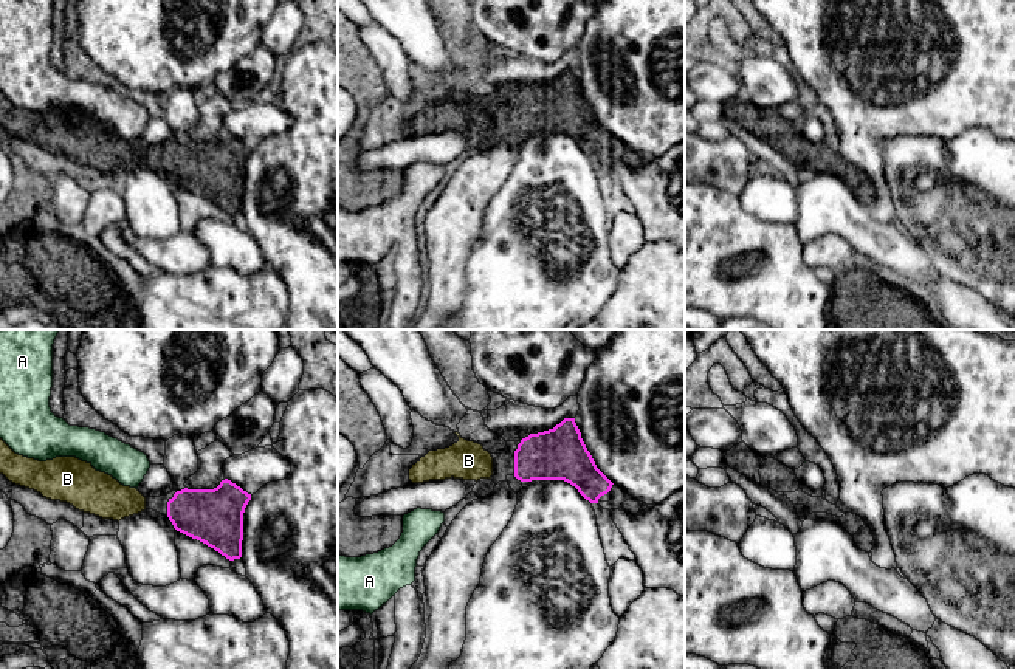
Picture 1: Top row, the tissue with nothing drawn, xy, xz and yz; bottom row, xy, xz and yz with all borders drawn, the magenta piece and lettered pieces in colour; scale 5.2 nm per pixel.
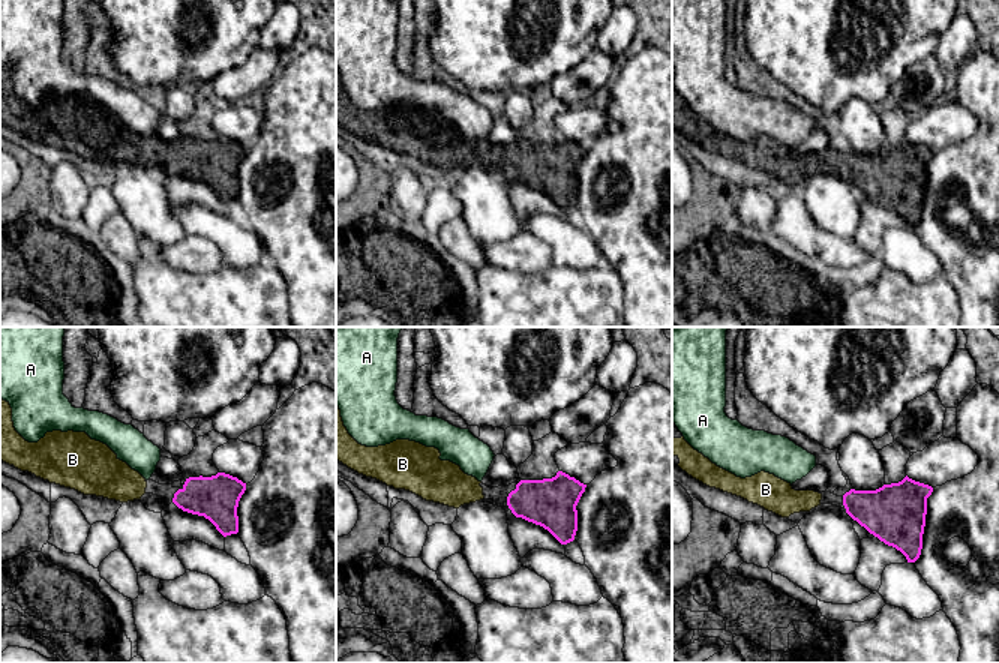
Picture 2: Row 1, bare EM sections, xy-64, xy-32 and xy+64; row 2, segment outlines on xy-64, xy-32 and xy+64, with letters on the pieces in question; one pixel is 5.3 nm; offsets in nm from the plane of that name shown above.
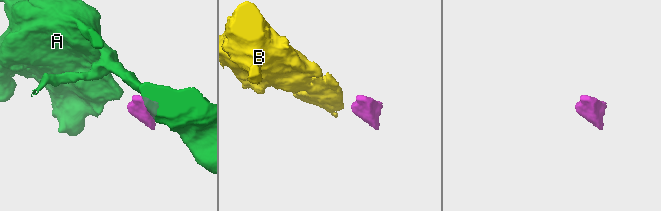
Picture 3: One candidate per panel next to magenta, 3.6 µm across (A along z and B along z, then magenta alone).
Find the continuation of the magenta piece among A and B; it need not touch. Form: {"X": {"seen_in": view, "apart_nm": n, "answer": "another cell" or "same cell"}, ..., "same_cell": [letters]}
{"A": {"seen_in": "xy", "apart_nm": 170, "answer": "another cell"}, "B": {"seen_in": "xy", "apart_nm": 120, "answer": "same cell"}, "same_cell": ["B"]}

